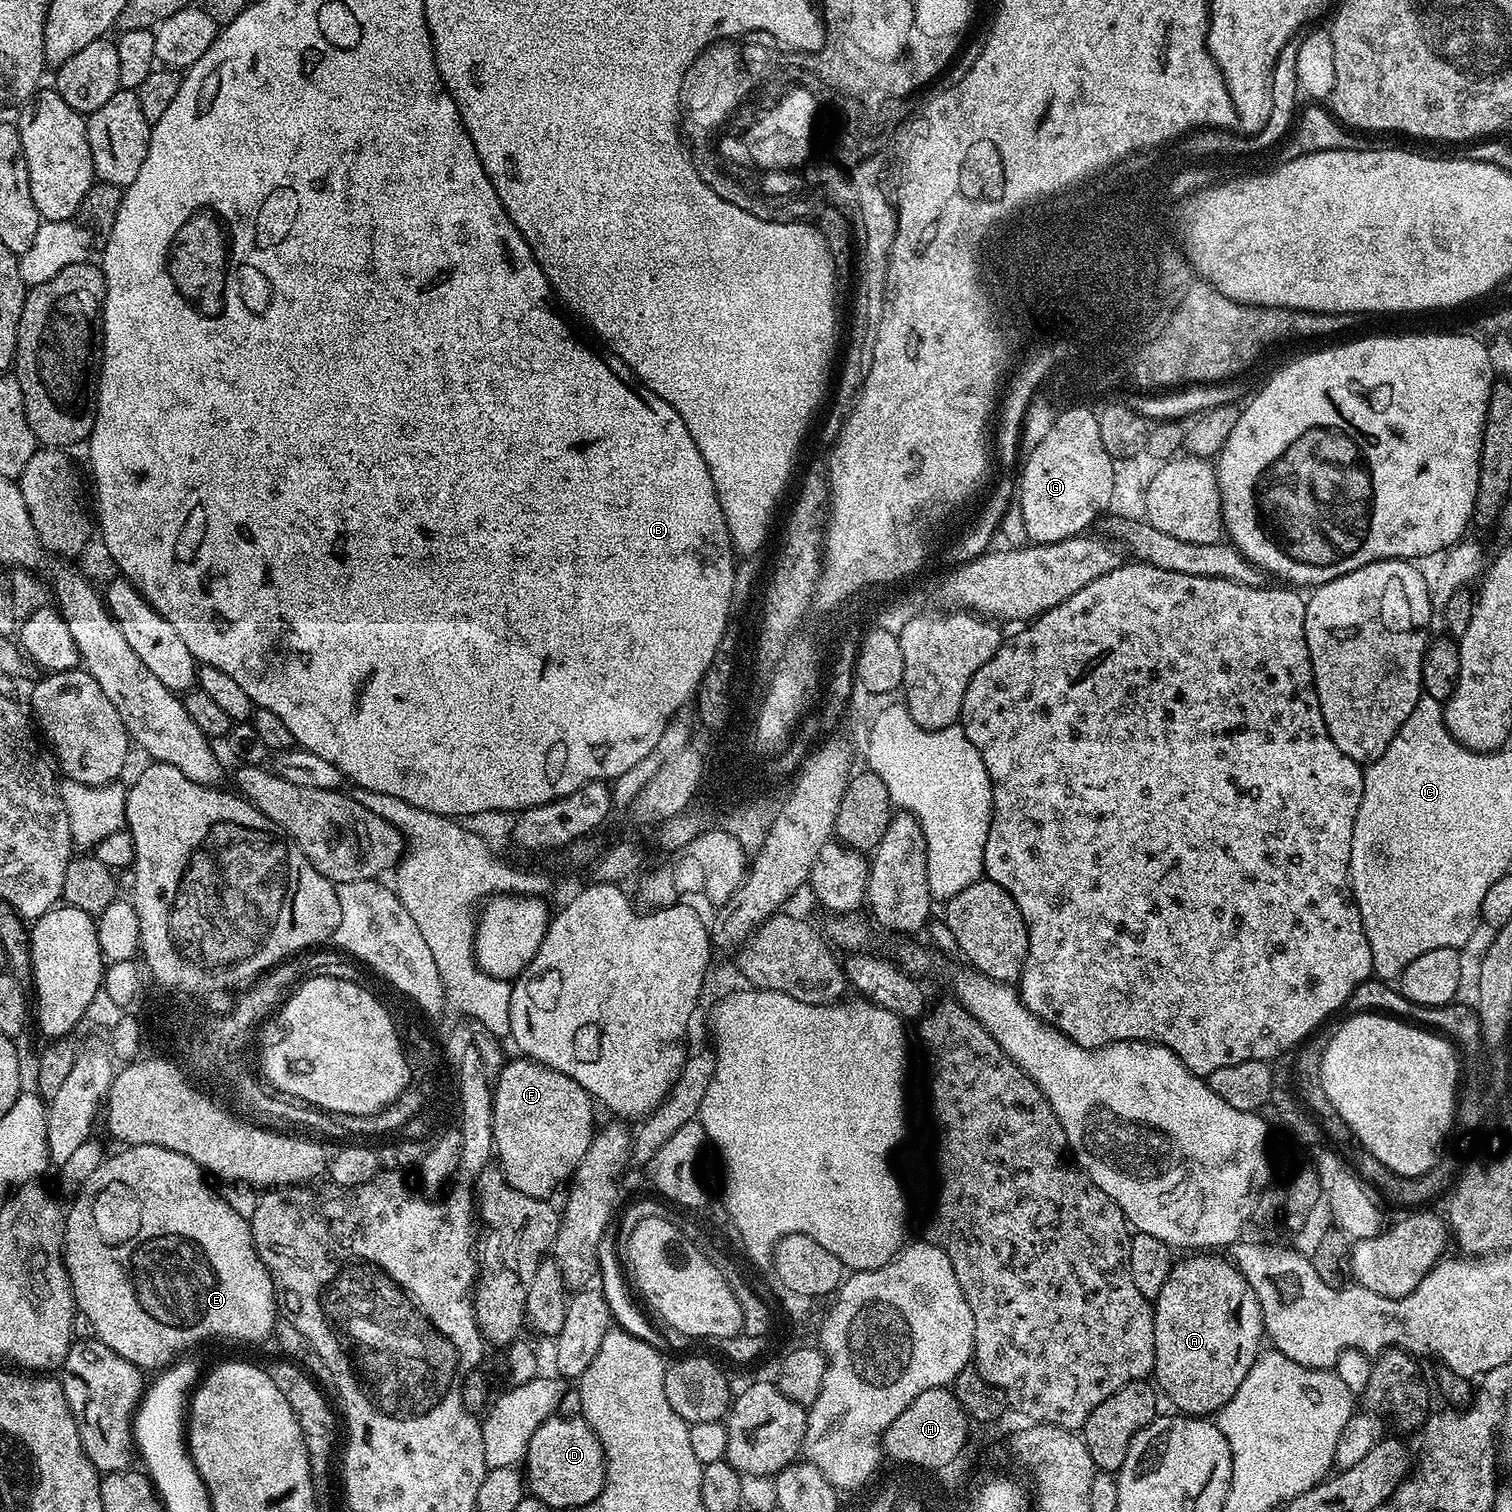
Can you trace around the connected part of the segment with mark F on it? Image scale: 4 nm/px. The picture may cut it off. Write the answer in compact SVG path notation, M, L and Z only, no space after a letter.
M509 1059L494 1080L492 1089L494 1156L500 1171L504 1174L504 1181L511 1184L514 1190L543 1200L551 1197L551 1192L560 1183L563 1185L571 1181L572 1172L582 1162L597 1127L596 1116L592 1113L594 1101L582 1085L573 1083L572 1088L568 1088L569 1077L562 1075L558 1070L539 1064L536 1060L519 1059Z

